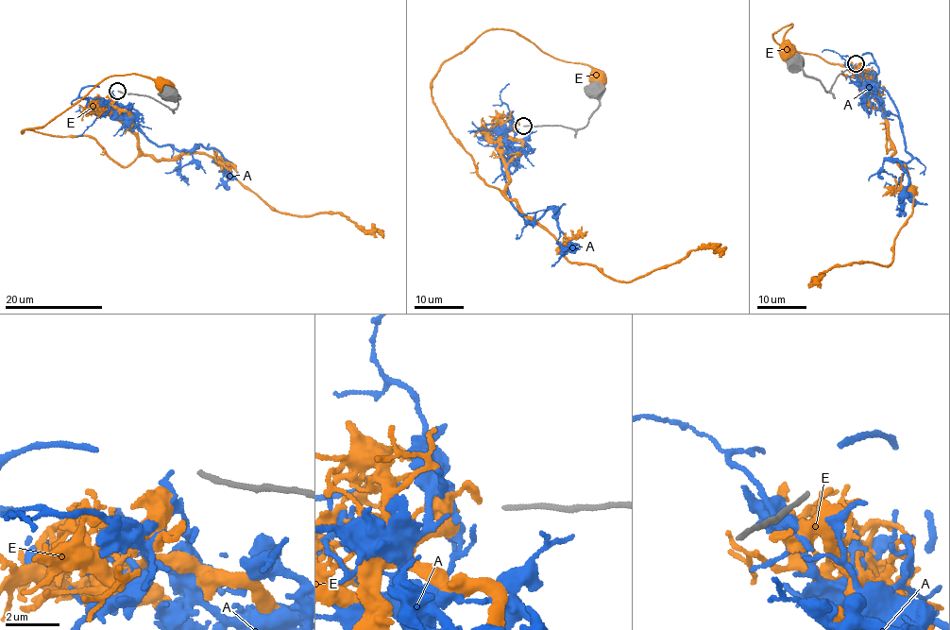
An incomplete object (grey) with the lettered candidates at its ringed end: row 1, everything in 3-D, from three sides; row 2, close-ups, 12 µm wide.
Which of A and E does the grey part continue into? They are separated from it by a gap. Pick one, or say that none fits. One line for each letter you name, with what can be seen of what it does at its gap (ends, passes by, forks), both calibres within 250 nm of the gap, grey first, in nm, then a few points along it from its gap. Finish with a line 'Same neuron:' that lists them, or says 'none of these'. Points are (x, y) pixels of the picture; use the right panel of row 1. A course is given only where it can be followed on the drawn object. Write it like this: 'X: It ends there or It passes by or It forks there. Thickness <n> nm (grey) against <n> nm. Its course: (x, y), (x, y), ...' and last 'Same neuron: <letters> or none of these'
A: It passes by. Thickness 170 nm (grey) against 240 nm. Its course: (859, 67), (891, 99), (910, 154), (904, 163), (887, 159), (899, 161), (908, 179), (895, 210)
Same neuron: A

